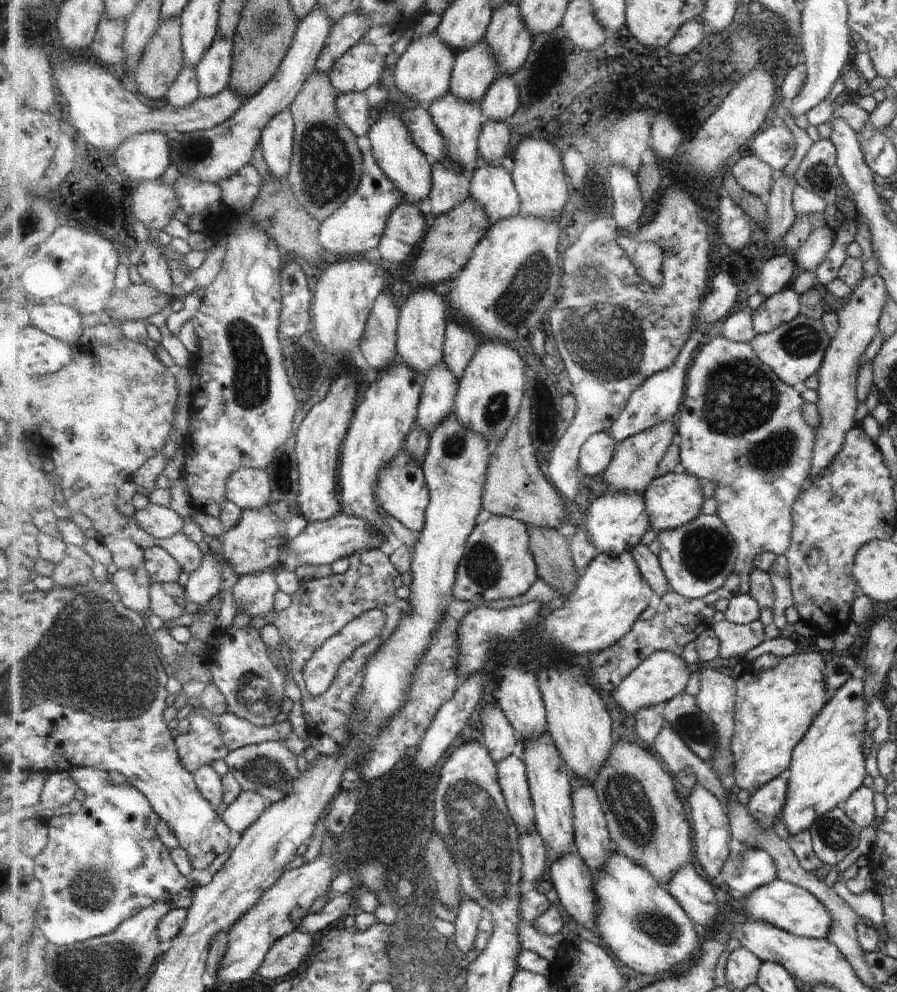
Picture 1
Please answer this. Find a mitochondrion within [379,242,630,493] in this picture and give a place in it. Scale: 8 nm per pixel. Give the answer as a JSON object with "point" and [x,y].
{"point":[532,290]}

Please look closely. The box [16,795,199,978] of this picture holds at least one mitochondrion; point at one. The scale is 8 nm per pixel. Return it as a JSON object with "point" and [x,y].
{"point":[93,886]}

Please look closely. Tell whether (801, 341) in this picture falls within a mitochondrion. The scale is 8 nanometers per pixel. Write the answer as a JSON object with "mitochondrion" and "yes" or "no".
{"mitochondrion":"yes"}

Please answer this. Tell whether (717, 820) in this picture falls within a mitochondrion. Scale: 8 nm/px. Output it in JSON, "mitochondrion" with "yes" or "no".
{"mitochondrion":"no"}

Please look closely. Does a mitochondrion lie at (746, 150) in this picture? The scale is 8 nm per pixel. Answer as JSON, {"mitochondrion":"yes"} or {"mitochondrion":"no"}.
{"mitochondrion":"no"}

